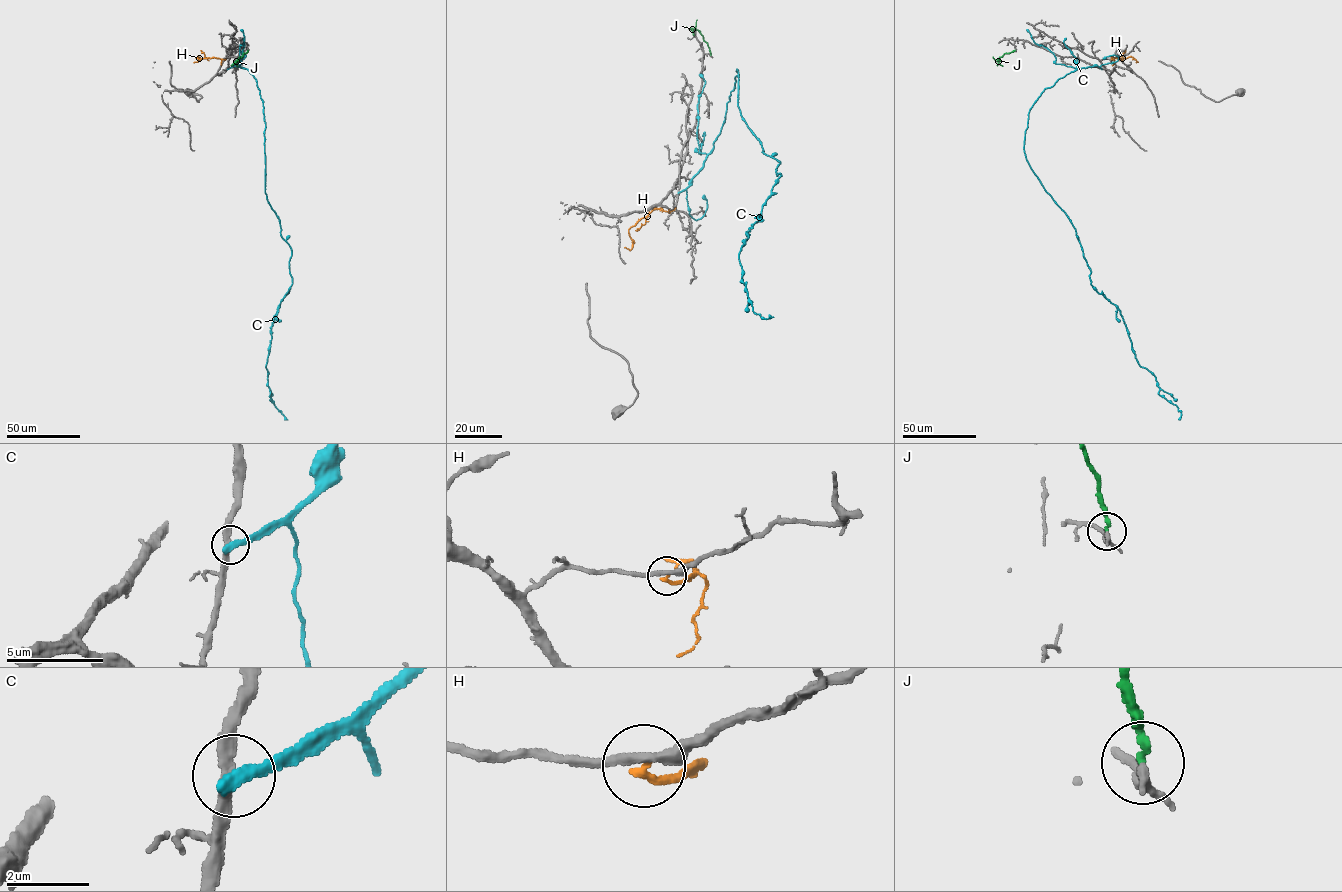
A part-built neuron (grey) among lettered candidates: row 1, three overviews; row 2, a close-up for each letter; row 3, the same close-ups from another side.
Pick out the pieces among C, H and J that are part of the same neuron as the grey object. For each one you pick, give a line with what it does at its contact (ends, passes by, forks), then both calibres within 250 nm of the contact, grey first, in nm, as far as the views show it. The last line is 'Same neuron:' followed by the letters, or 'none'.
Same neuron: none

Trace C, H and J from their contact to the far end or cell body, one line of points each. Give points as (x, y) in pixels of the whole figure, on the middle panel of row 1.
C: (678, 192), (713, 148), (736, 69), (741, 116), (780, 162), (739, 255), (753, 311), (773, 317)
H: (675, 208), (671, 211), (654, 209), (642, 217), (628, 230), (634, 243), (632, 248), (624, 247)
J: (711, 54), (703, 36), (691, 28), (694, 35)

